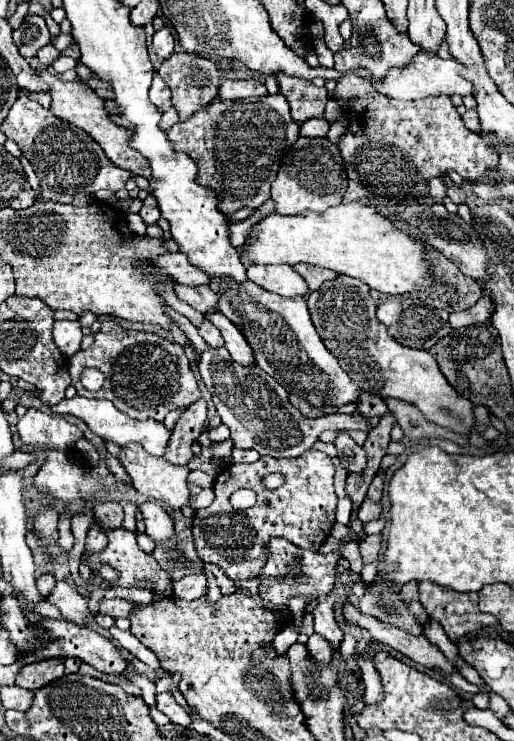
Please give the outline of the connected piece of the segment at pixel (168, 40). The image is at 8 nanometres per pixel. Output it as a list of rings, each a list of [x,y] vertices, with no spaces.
[[[162,27],[162,29],[158,29],[154,33],[152,49],[160,59],[166,59],[168,55],[174,53],[174,35],[172,35],[172,31],[168,27]]]

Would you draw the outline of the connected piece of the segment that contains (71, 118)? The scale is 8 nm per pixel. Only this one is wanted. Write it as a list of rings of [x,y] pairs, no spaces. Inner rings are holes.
[[[36,71],[36,75],[40,75],[46,83],[50,83],[50,97],[52,97],[52,113],[80,129],[84,129],[106,153],[108,159],[112,159],[112,163],[116,163],[122,169],[128,169],[132,175],[140,175],[150,179],[152,171],[148,165],[148,159],[144,159],[144,155],[140,155],[140,151],[128,147],[128,131],[124,131],[124,127],[118,127],[112,119],[110,113],[104,107],[104,99],[100,99],[88,85],[78,83],[78,81],[60,81],[54,75],[50,75],[48,71]]]

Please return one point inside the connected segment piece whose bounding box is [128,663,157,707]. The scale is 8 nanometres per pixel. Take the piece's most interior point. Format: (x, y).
(149, 692)

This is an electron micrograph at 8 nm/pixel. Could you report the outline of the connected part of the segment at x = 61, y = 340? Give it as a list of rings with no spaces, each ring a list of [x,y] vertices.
[[[56,321],[54,323],[54,343],[64,357],[76,355],[80,351],[82,331],[78,321]]]

